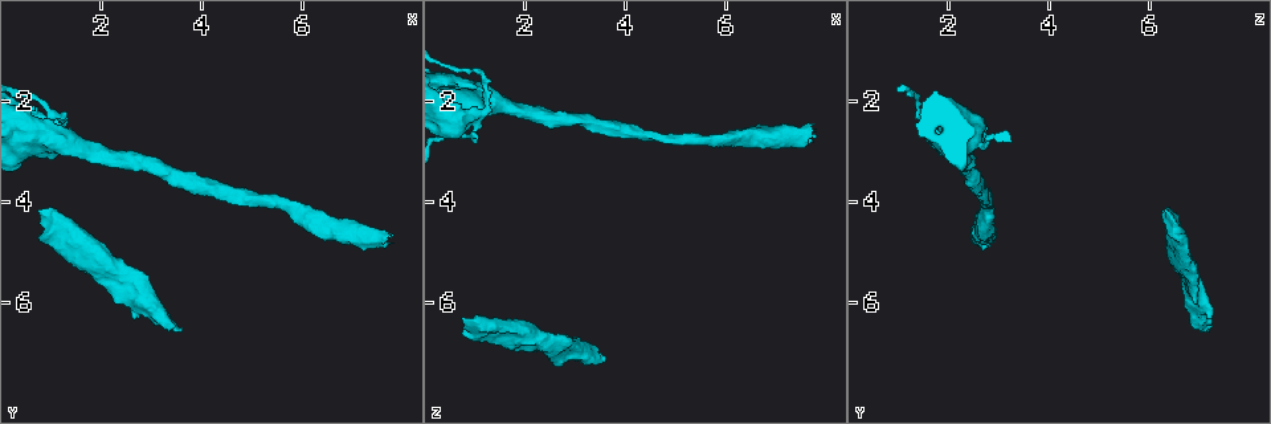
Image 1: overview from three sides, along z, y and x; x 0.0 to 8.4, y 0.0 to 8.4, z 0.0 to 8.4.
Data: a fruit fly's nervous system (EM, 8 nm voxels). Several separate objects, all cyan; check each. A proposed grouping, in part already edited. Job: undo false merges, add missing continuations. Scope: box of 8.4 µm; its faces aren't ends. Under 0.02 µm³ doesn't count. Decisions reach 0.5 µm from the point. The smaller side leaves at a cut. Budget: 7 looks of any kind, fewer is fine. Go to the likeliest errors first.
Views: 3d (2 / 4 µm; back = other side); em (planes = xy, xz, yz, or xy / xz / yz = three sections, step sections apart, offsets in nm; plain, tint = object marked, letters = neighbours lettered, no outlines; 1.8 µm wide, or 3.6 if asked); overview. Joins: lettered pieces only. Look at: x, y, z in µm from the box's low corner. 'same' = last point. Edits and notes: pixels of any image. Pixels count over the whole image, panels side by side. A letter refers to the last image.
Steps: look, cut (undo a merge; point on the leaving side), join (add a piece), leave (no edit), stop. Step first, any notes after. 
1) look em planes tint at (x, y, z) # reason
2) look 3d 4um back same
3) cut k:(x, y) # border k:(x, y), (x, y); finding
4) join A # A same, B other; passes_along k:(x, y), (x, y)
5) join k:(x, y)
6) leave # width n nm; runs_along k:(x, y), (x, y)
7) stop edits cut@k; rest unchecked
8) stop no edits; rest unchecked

look 3d 2um at (3.65, 6.55, 7.15) # an open end

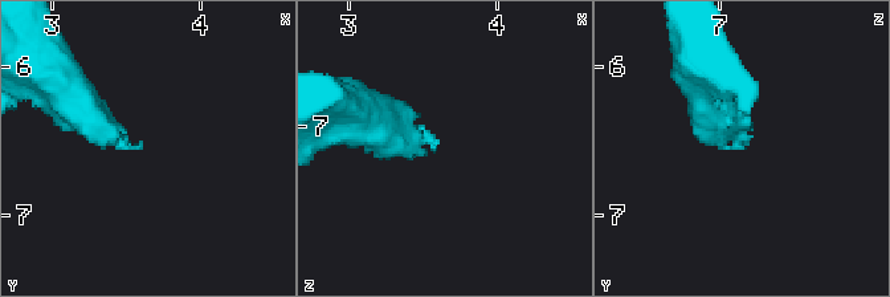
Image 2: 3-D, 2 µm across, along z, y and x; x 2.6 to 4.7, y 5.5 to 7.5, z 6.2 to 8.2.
look em planes tint at (3.56, 6.56, 7.18)

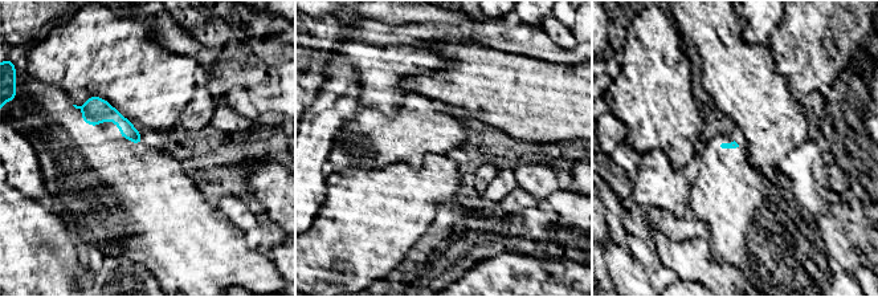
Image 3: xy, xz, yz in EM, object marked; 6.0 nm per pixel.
look em planes letters same # see the neighbours

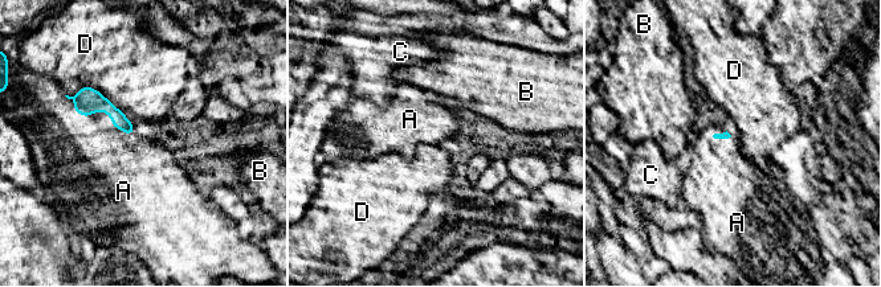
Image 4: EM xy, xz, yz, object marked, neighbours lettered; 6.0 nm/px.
join A # A same, B other, C other, D other; passes_along 4:(88, 99), (98, 111), (89, 151); it goes on there

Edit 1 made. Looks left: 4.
look em yz step 16 tint at (7.70, 4.80, 2.50) # end of a long branch

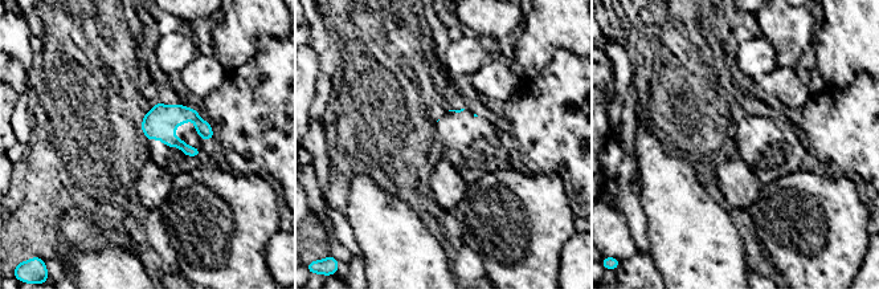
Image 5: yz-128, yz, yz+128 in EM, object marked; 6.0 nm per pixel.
look em yz step 16 letters same

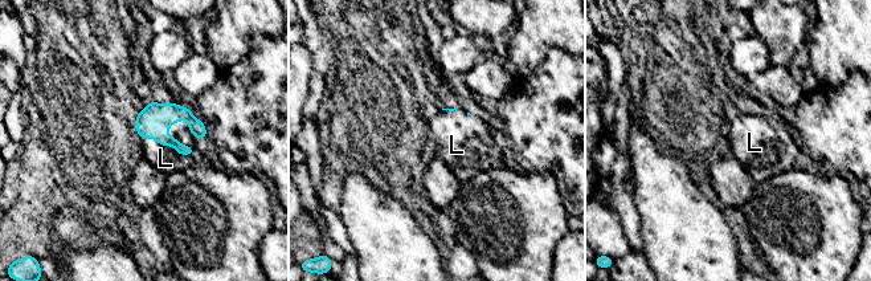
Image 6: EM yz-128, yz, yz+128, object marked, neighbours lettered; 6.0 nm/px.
join L # L same; passes_along 6:(154, 121), (162, 145), (166, 158); the neuron continues

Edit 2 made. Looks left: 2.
stop edits join@4, join@6; rest unchecked

